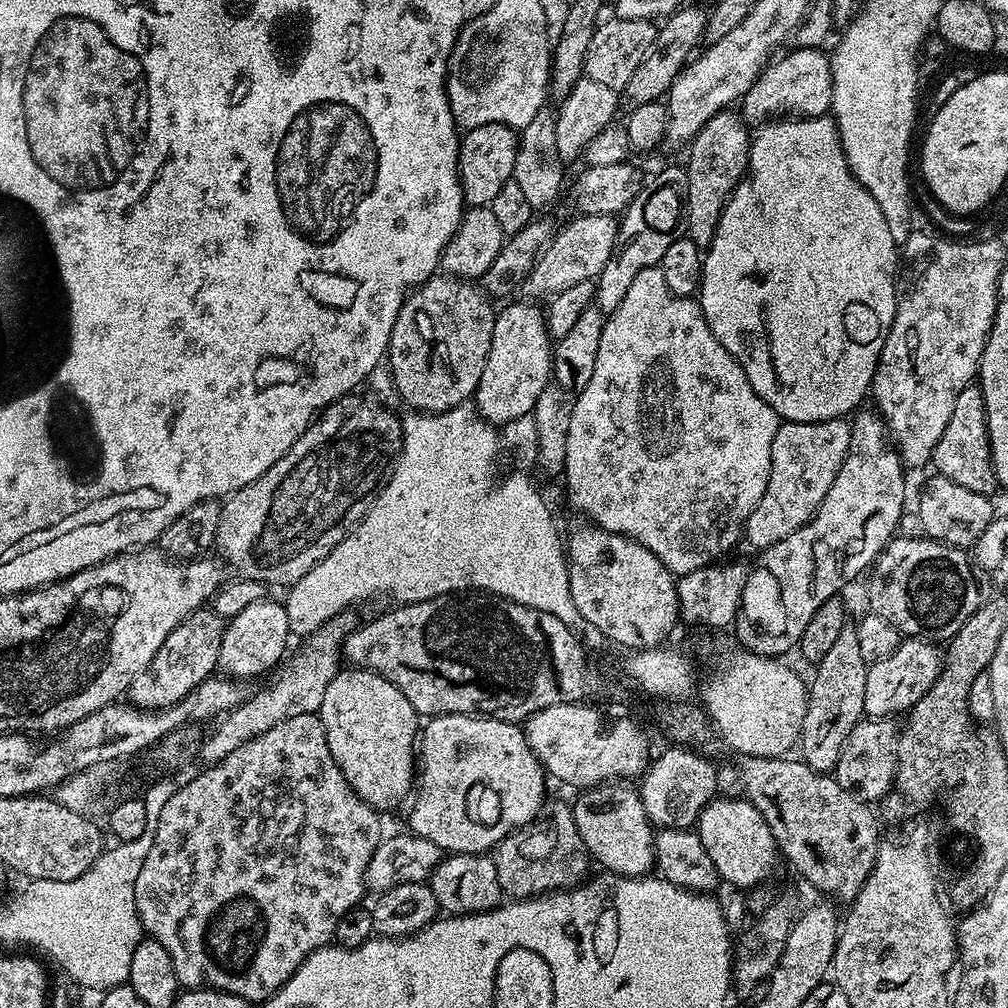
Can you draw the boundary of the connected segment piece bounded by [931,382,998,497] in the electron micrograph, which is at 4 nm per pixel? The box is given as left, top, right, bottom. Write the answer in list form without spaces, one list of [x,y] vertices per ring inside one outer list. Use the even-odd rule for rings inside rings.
[[[979,383],[968,384],[966,390],[958,394],[957,400],[954,401],[954,411],[950,413],[950,423],[947,424],[946,430],[942,430],[942,438],[938,438],[938,446],[934,446],[931,463],[936,464],[935,471],[939,475],[950,478],[950,482],[958,482],[958,486],[966,486],[966,490],[974,490],[974,494],[991,497],[992,491],[997,491],[996,471],[992,461],[988,423],[986,422],[986,398],[982,394]]]

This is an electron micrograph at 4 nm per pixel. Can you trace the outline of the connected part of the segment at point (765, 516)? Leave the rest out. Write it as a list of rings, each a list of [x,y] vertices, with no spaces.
[[[844,418],[805,424],[781,423],[778,434],[774,434],[774,446],[770,446],[770,482],[766,494],[762,494],[762,502],[754,506],[754,514],[750,514],[744,527],[746,540],[756,550],[782,542],[782,538],[794,534],[794,530],[815,516],[822,498],[826,498],[826,490],[834,486],[838,470],[842,470],[851,433],[849,421]]]

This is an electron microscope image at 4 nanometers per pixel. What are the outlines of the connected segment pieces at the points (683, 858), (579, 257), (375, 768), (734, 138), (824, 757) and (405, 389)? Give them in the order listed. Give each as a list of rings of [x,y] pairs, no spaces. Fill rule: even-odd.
[[[609,782],[598,784],[594,788],[583,789],[576,801],[571,801],[574,826],[578,826],[578,834],[582,834],[582,842],[586,846],[589,857],[601,864],[605,873],[614,876],[646,876],[653,871],[652,863],[656,860],[655,871],[663,879],[670,881],[675,888],[686,888],[697,894],[712,894],[720,887],[722,881],[718,870],[714,870],[714,862],[710,862],[710,854],[706,854],[706,846],[702,846],[699,831],[692,828],[662,828],[655,834],[656,848],[652,845],[653,825],[648,822],[648,815],[642,806],[639,791],[628,782]]]
[[[606,214],[577,215],[564,229],[562,227],[555,233],[547,247],[537,256],[532,272],[525,278],[522,288],[532,296],[540,296],[547,288],[557,284],[557,289],[563,290],[579,281],[580,264],[584,260],[583,252],[601,252],[607,254],[614,250],[618,220],[616,216]],[[556,268],[560,273],[556,276]]]
[[[355,666],[345,667],[336,673],[336,677],[326,686],[326,694],[322,698],[319,713],[322,726],[326,730],[326,742],[330,746],[330,754],[334,754],[334,762],[338,762],[338,770],[350,782],[350,786],[358,794],[360,800],[365,800],[371,808],[385,810],[396,808],[409,795],[414,784],[414,749],[418,744],[418,713],[414,706],[386,678],[376,672],[369,672]]]
[[[725,110],[714,114],[690,141],[688,152],[688,194],[684,198],[684,220],[688,224],[687,239],[704,250],[718,230],[724,203],[736,188],[736,183],[748,171],[750,130],[739,111]],[[733,111],[733,112],[732,112]],[[749,131],[749,132],[748,132]],[[692,148],[692,149],[691,149]]]
[[[845,626],[842,634],[834,641],[834,646],[816,665],[816,677],[807,685],[808,705],[800,727],[799,751],[804,763],[816,772],[831,773],[836,766],[839,752],[846,742],[850,730],[864,716],[866,698],[866,674],[870,664],[862,658],[858,647],[858,634],[855,627]]]
[[[443,274],[432,275],[426,283],[421,284],[419,288],[413,288],[404,300],[402,310],[398,310],[398,318],[394,322],[394,330],[390,334],[390,342],[386,353],[386,368],[390,373],[390,384],[396,392],[409,405],[409,409],[417,412],[448,412],[451,408],[458,408],[467,405],[476,395],[476,387],[482,378],[482,370],[486,366],[486,358],[490,354],[490,342],[494,338],[494,322],[496,321],[497,309],[492,308],[493,301],[475,283],[460,280],[457,276],[445,276]]]

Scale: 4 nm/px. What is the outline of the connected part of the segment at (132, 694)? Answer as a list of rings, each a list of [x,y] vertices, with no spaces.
[[[208,610],[191,612],[168,635],[166,642],[162,642],[162,646],[158,650],[158,654],[154,654],[150,666],[146,666],[146,670],[142,670],[142,674],[138,674],[134,678],[126,696],[137,708],[158,710],[174,706],[178,702],[182,702],[182,698],[186,698],[186,694],[190,694],[203,680],[207,680],[217,671],[220,663],[218,649],[222,646],[225,621],[219,620],[212,612],[204,611]]]

